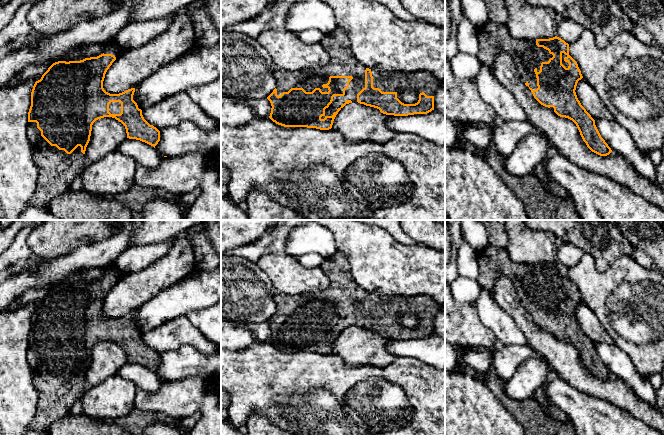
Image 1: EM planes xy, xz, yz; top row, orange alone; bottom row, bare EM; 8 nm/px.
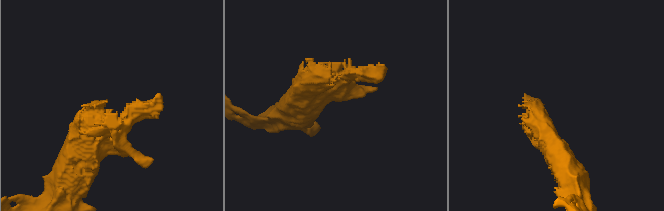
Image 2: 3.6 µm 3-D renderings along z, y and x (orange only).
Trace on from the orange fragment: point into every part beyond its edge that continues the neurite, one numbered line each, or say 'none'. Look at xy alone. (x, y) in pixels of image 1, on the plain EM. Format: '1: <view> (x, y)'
1: xy (57, 394)

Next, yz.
1: yz (493, 261)

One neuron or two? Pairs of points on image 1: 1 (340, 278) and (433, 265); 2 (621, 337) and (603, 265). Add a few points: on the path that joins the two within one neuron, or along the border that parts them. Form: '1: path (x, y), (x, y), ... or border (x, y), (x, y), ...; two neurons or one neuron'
1: border (343, 254), (352, 278), (366, 291); two neurons
2: border (589, 253), (599, 271), (605, 271), (622, 256); two neurons

